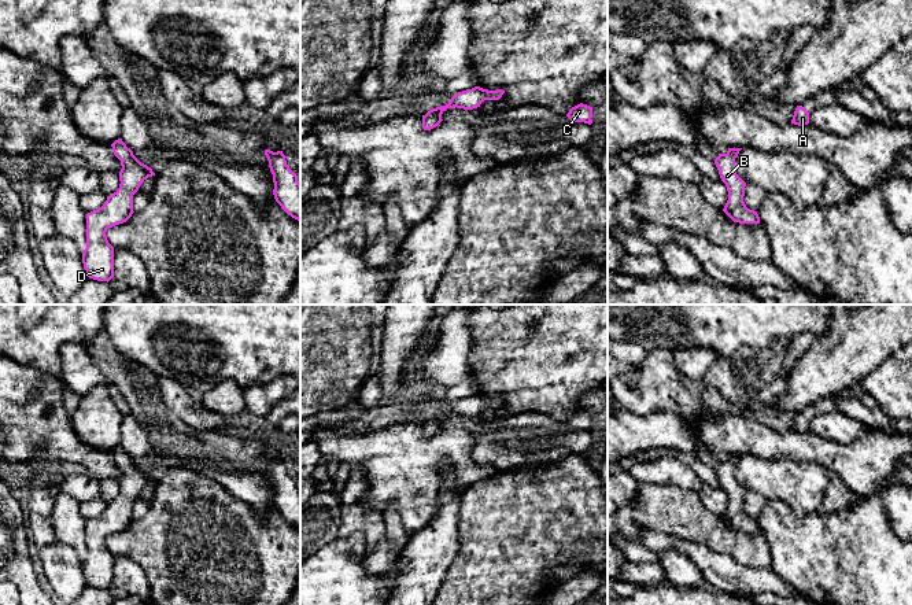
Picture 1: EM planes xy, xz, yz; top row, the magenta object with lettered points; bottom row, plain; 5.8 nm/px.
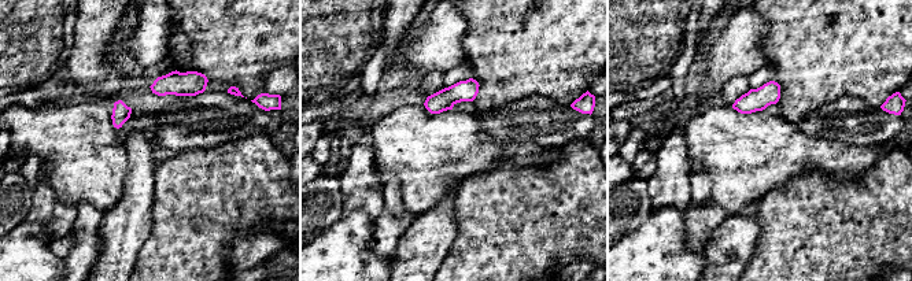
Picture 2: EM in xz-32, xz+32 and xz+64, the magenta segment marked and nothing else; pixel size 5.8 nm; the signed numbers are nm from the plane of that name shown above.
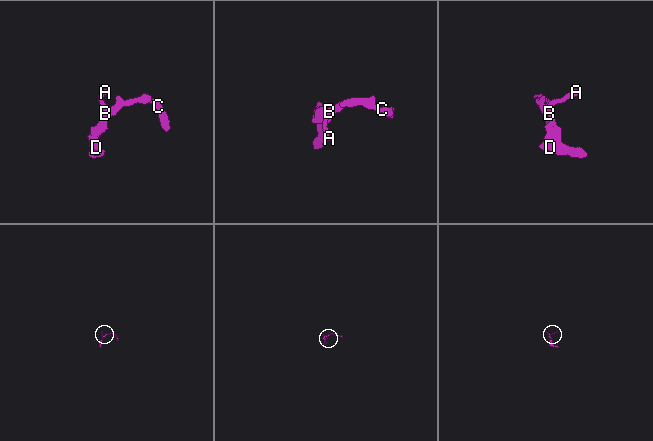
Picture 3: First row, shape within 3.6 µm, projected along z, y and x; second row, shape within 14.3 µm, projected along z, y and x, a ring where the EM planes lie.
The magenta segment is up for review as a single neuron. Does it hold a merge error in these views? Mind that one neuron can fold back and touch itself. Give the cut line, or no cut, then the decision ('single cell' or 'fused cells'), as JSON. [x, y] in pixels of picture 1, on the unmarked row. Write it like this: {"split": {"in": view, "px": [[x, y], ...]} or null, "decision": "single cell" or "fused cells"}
{"split": null, "decision": "single cell"}

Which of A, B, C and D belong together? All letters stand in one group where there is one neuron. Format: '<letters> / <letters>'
A B C D

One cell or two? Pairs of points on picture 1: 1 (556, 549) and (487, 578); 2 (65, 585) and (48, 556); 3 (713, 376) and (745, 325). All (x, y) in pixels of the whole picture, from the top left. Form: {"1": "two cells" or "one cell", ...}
{"1": "one cell", "2": "one cell", "3": "two cells"}

